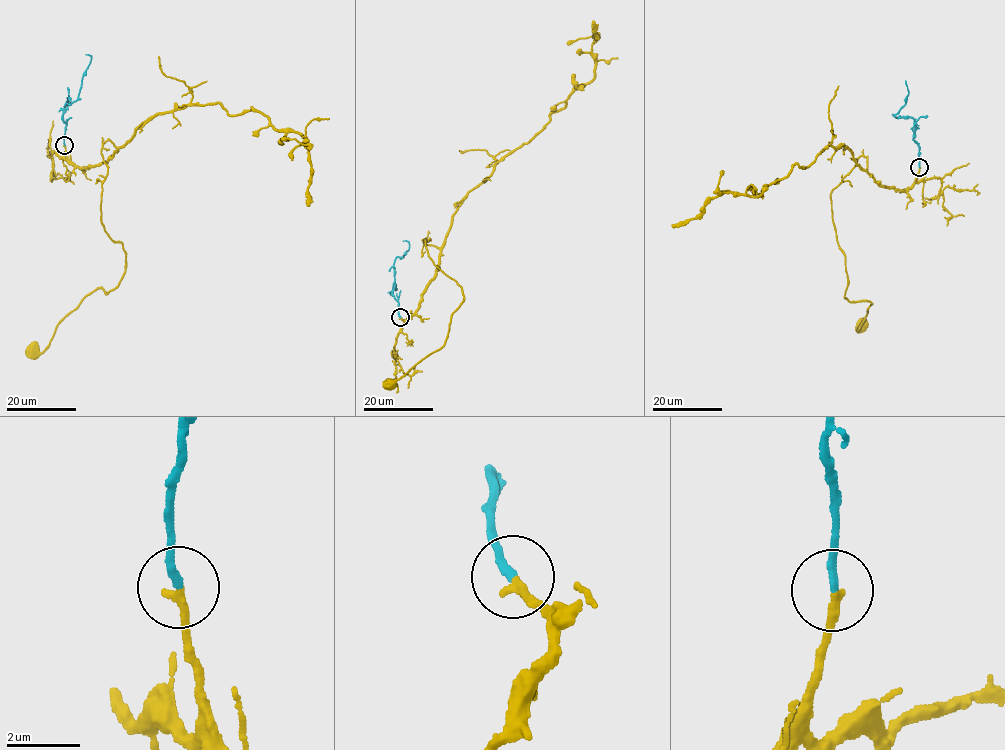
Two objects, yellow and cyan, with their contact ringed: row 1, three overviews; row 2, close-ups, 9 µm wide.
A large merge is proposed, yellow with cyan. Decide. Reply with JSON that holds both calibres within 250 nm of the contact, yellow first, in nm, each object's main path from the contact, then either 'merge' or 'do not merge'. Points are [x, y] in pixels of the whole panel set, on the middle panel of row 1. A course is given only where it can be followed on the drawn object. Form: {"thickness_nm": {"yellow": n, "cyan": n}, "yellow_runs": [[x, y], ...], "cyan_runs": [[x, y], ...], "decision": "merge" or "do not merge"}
{"thickness_nm": {"yellow": 240, "cyan": 220}, "yellow_runs": [[401, 317], [439, 264], [430, 239], [464, 301], [441, 347], [389, 386]], "cyan_runs": [[400, 317], [398, 302], [392, 291], [396, 257], [403, 257], [409, 248], [409, 243], [403, 241]], "decision": "merge"}

